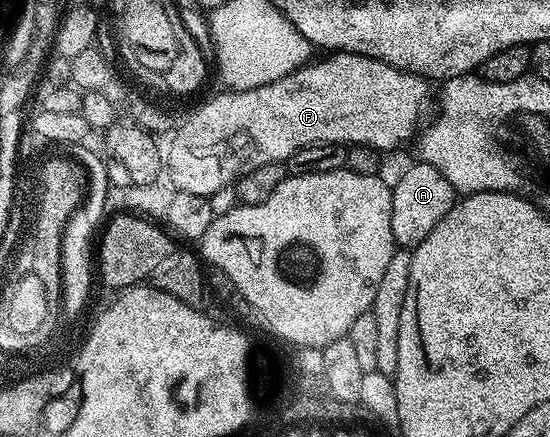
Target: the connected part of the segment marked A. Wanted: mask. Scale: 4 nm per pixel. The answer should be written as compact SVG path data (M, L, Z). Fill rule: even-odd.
M416 163L391 184L391 234L394 245L405 250L412 250L419 242L423 242L423 238L427 238L427 234L431 234L431 230L443 222L447 210L451 210L451 206L459 199L457 189L447 182L447 178L443 178L443 174L439 174L439 170L435 170L435 166Z

